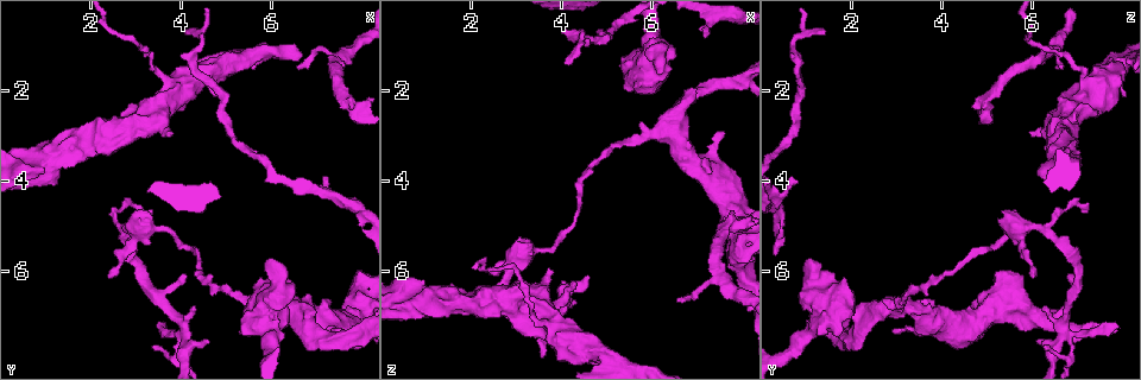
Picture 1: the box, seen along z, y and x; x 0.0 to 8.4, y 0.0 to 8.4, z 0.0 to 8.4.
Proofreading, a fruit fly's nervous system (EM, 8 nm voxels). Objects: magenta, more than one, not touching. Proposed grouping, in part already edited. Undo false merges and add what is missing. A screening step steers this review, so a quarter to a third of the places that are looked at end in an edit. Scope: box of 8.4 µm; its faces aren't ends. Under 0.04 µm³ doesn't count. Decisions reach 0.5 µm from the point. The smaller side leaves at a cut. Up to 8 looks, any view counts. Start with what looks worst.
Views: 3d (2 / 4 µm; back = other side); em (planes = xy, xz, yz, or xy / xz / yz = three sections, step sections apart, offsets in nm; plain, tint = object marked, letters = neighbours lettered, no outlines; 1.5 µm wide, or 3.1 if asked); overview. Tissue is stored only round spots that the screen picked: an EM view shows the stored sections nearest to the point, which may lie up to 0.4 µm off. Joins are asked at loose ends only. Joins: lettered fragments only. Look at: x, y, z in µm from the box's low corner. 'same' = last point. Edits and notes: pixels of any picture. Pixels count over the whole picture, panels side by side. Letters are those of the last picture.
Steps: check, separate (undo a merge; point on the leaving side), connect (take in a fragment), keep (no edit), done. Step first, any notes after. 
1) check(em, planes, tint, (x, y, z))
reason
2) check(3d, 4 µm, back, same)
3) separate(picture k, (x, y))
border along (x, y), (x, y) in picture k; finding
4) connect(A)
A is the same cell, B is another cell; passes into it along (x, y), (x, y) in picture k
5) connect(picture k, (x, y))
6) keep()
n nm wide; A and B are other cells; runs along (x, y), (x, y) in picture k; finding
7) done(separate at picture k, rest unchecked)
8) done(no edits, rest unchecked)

check(em, xy, step 8, letters, (6.00, 7.10, 1.25))
thick turns thin

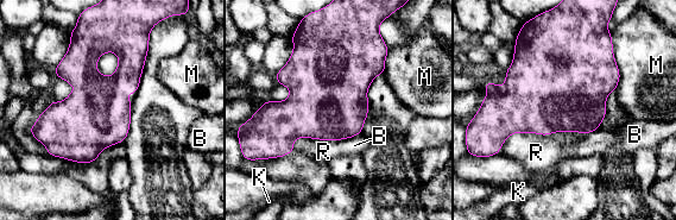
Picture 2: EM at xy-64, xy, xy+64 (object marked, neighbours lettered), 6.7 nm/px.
keep()
R touches over 340 nm; B, K, M and R are other cells; border along (341, 139), (296, 138), (292, 148) in picture 2; one neuron here

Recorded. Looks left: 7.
check(3d, 2 µm, (6.60, 1.50, 6.70))
free end

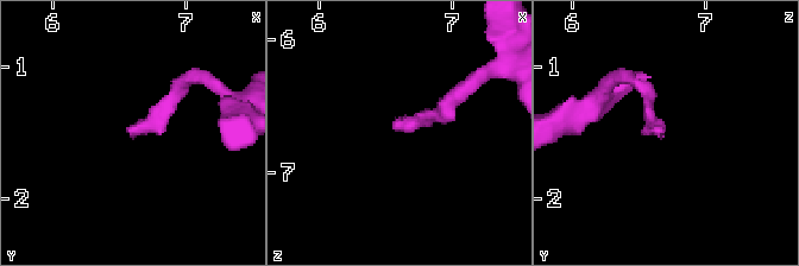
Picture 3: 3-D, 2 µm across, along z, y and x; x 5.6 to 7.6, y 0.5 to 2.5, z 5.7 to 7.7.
check(em, planes, plain, (6.56, 1.50, 6.66))

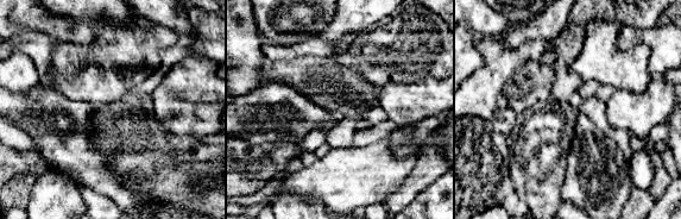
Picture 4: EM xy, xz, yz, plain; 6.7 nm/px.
check(em, planes, letters, same)

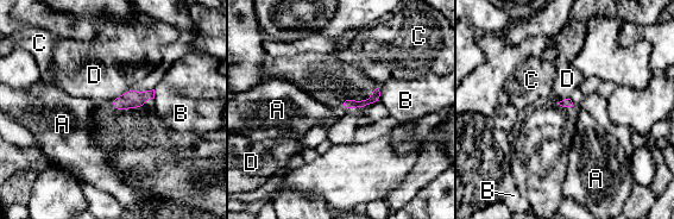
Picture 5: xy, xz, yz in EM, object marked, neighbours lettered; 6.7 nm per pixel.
keep()
A, B, C and D are other cells; border along (128, 88), (109, 101) in picture 5; none of them fits

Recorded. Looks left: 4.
check(3d, 2 µm, (5.50, 6.70, 3.15))
thick turns thin

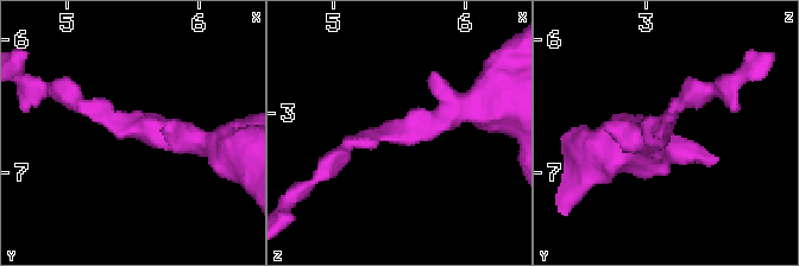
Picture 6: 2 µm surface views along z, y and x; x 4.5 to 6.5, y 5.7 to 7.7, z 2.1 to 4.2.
check(em, planes, letters, (5.56, 6.64, 3.14))

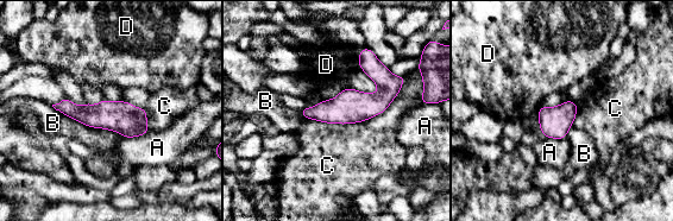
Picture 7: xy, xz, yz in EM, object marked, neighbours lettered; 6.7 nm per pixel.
keep()
B touches over 550 nm; A, B, C and D are other cells; border along (404, 76), (384, 111), (344, 125) in picture 7; one neuron here

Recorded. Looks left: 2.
done(no edits, rest unchecked)

